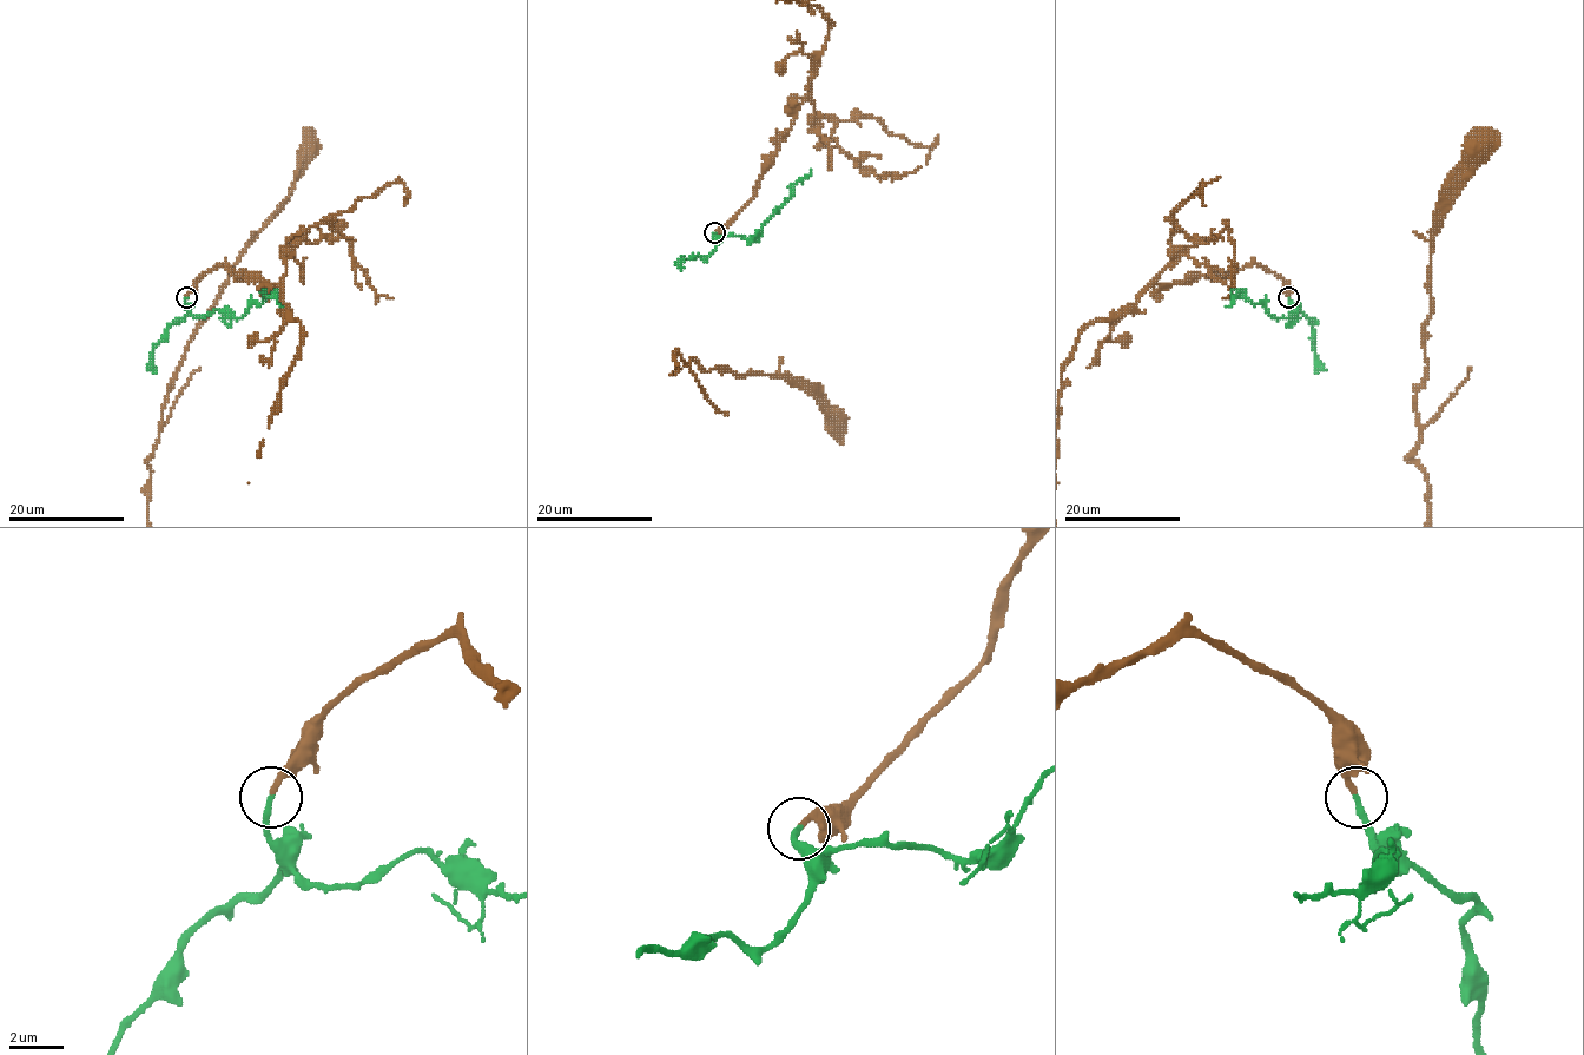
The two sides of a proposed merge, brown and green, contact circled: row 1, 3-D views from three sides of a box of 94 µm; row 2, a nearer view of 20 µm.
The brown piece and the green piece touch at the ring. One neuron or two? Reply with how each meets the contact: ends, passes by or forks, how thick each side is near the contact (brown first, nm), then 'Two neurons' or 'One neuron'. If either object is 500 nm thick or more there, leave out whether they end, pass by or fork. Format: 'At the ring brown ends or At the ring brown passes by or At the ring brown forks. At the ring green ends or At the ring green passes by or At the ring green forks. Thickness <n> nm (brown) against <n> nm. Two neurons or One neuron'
At the ring brown ends. At the ring green ends. Thickness 220 nm (brown) against 240 nm. One neuron

